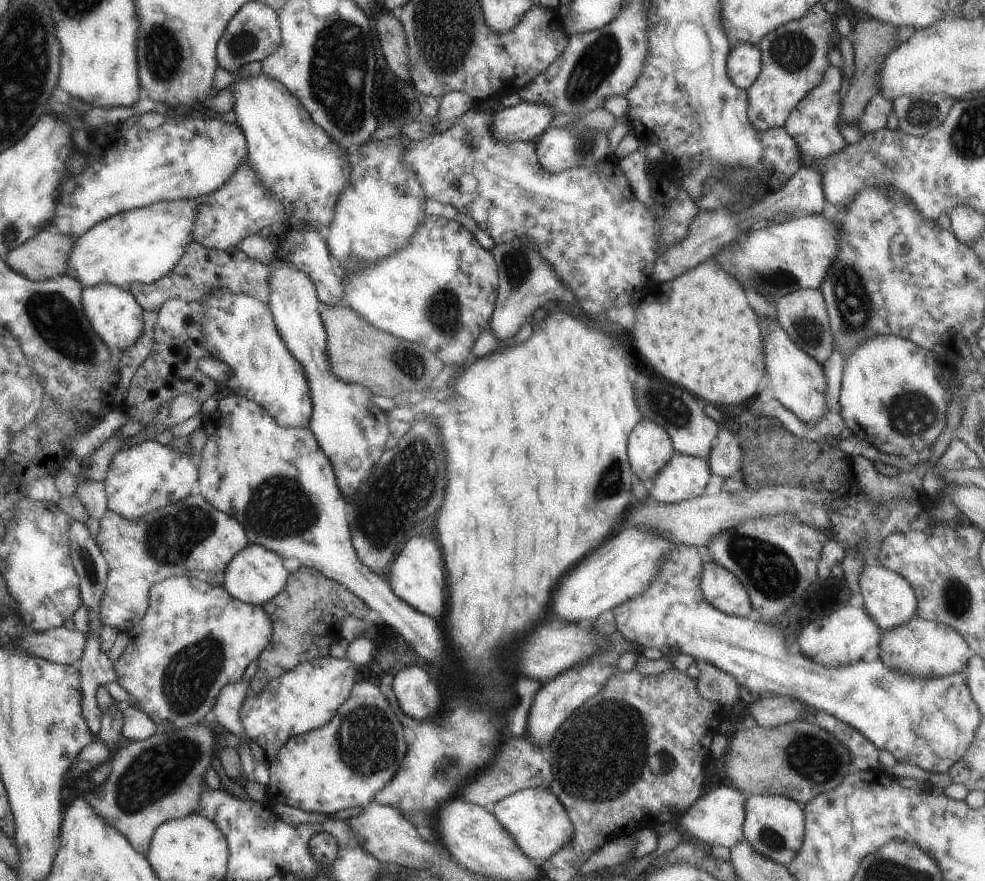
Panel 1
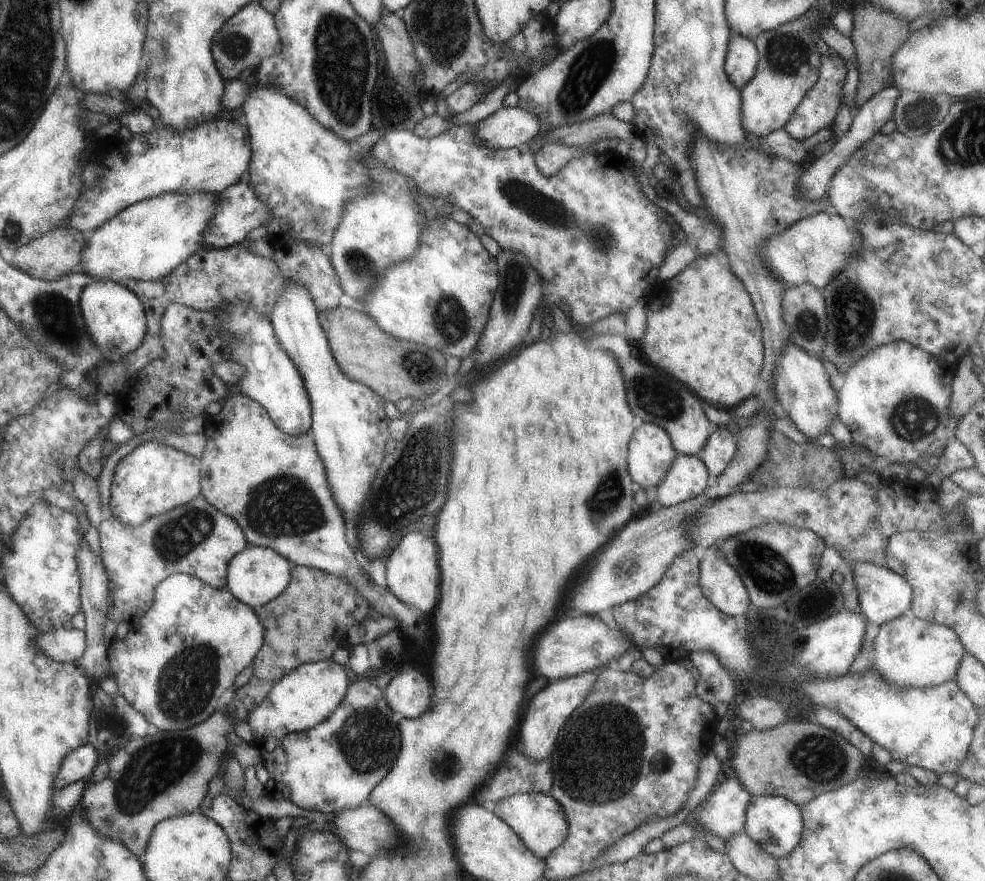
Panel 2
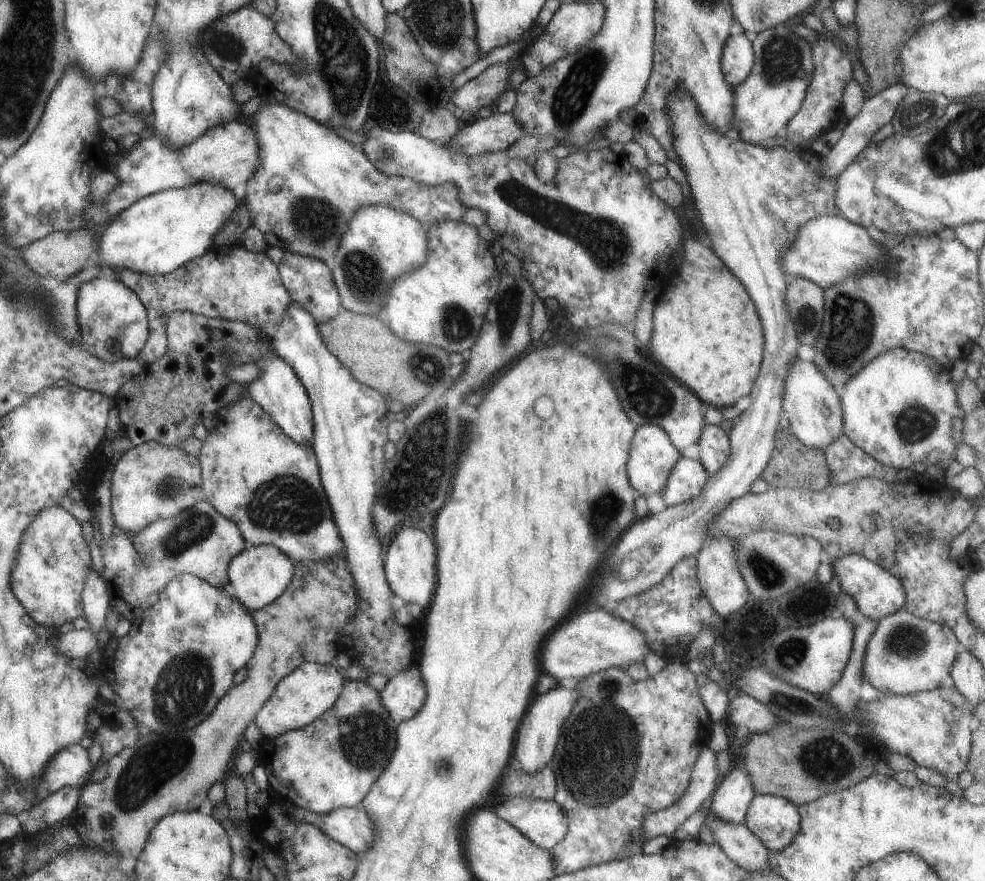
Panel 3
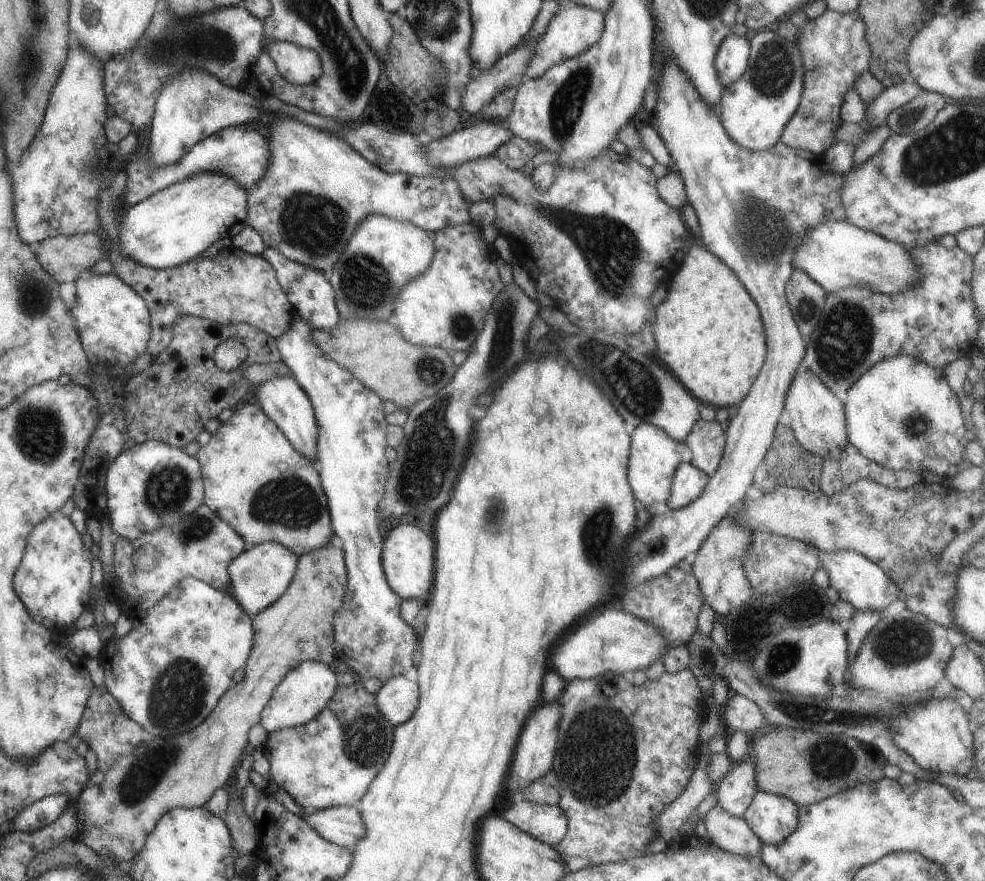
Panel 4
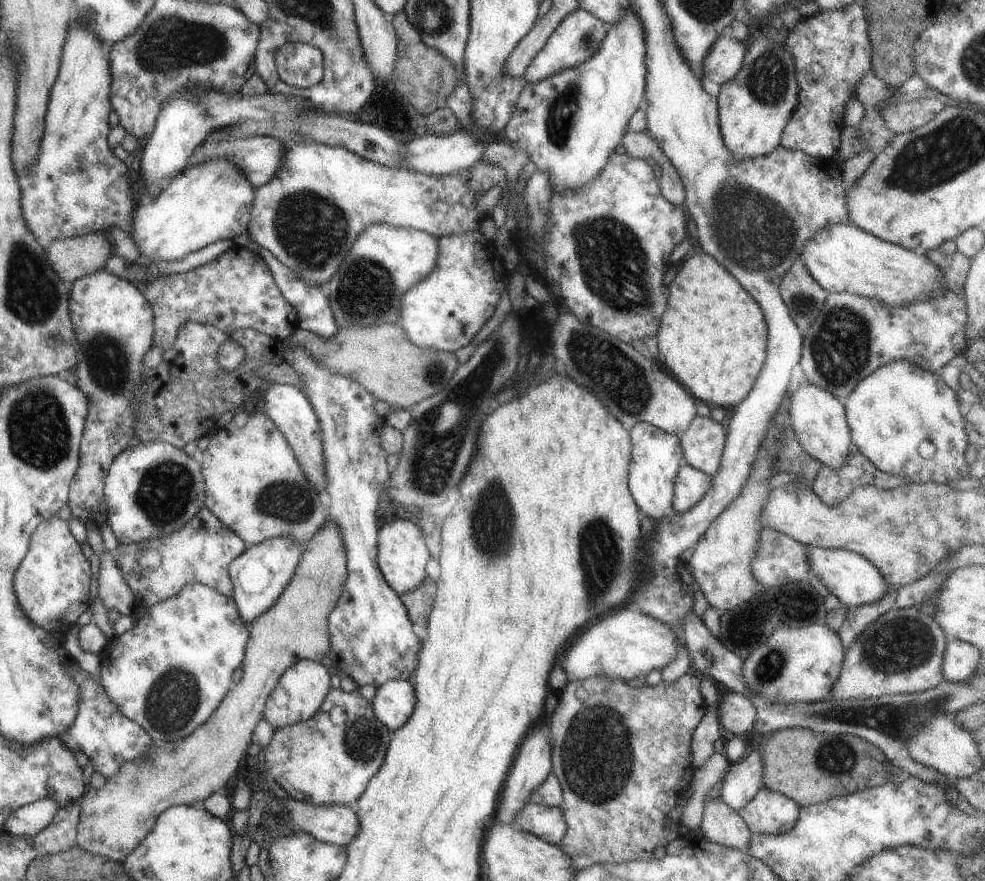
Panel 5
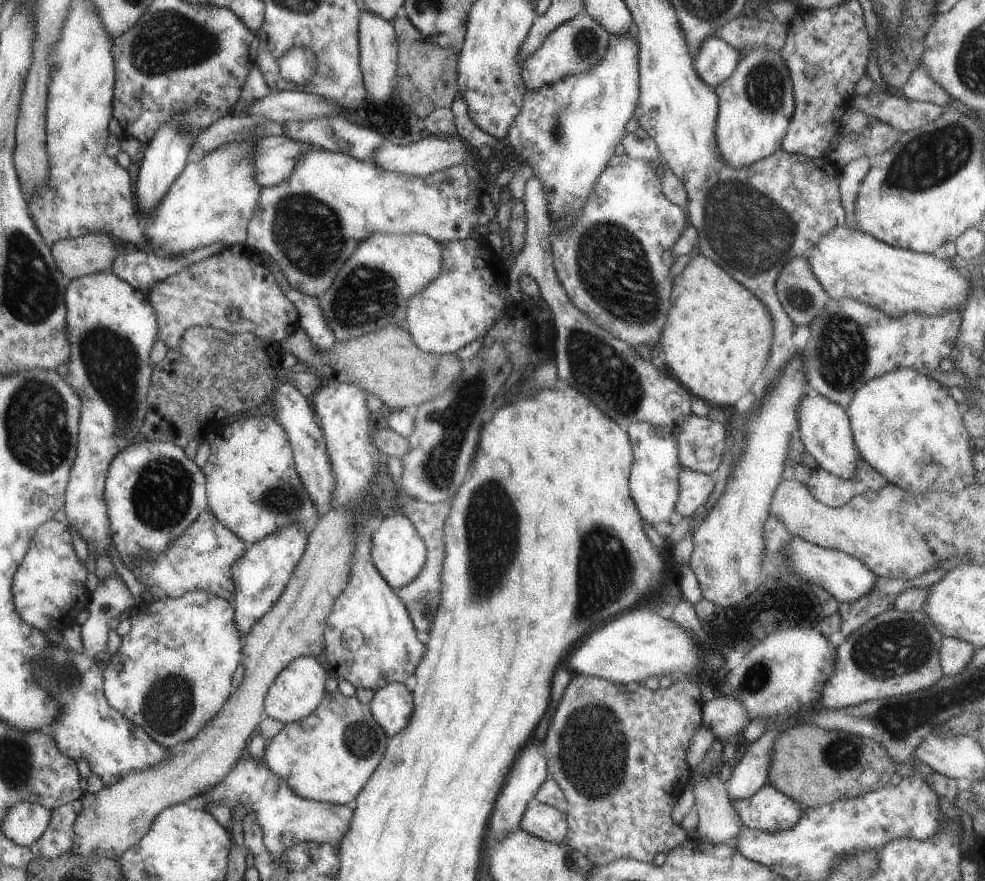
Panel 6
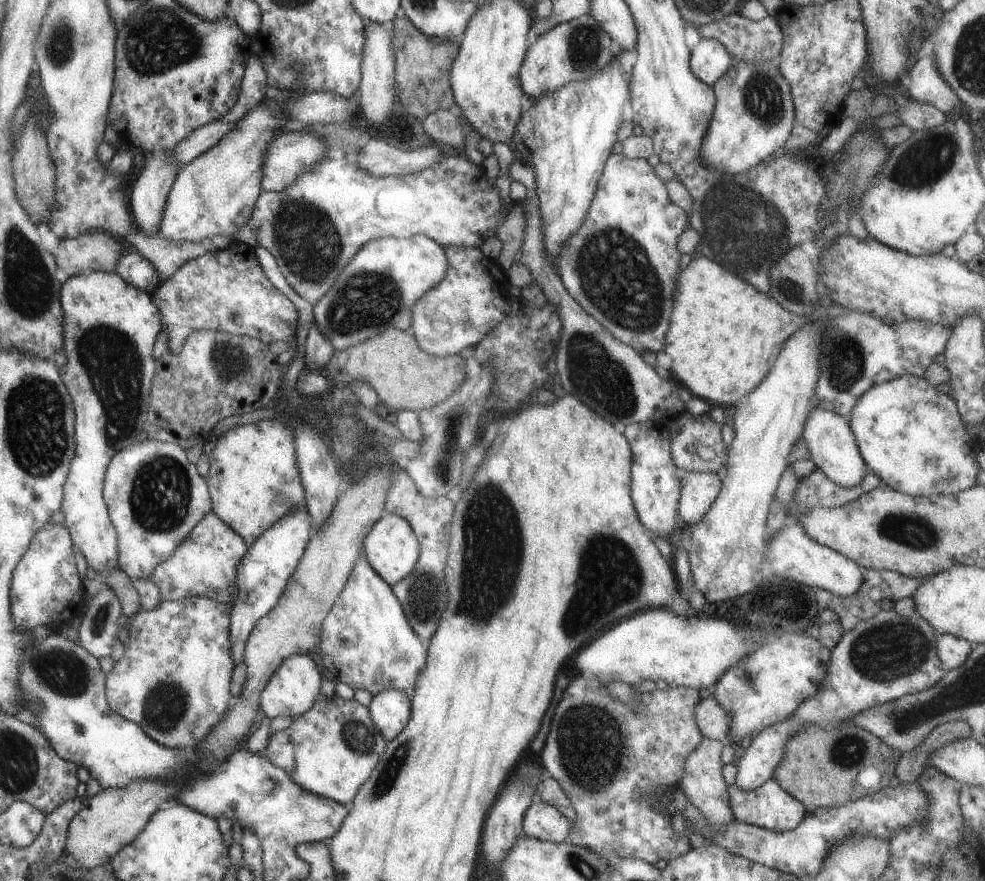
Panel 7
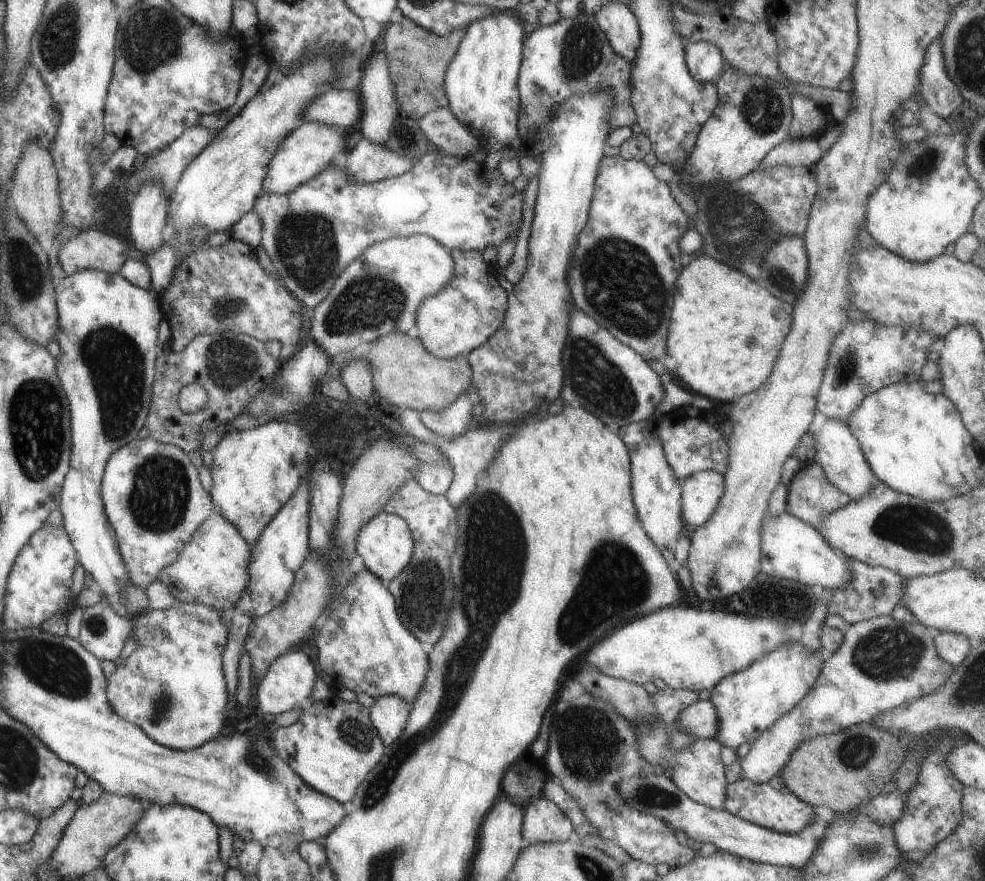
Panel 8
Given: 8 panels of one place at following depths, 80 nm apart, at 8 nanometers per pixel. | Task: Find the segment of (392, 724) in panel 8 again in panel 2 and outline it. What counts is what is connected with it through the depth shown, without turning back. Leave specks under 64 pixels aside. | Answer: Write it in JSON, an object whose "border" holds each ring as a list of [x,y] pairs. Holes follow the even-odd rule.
{"border":[[[409,668],[390,678],[383,696],[393,713],[412,719],[430,707],[431,685],[421,672]]]}

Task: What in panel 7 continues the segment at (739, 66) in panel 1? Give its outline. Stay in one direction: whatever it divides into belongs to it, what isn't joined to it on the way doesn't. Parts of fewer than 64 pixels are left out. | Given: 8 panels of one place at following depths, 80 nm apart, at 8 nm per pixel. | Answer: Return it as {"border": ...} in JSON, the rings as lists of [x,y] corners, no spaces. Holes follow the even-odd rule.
{"border":[[[700,39],[689,51],[689,70],[706,85],[712,85],[732,62],[726,48],[713,39]]]}

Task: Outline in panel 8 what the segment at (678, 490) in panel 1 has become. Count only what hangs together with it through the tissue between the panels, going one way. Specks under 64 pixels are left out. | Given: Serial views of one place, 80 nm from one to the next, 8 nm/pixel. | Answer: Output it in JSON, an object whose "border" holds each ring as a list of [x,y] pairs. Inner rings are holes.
{"border":[[[712,470],[697,471],[680,480],[680,511],[686,527],[705,524],[723,493],[724,476]]]}

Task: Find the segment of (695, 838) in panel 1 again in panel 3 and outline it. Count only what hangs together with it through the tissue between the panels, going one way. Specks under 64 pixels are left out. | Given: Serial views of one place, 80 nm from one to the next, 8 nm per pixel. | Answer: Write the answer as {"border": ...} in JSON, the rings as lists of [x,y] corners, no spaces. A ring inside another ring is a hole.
{"border":[[[733,768],[721,782],[717,782],[715,790],[707,799],[704,814],[728,823],[742,823],[753,795],[754,790],[746,770]]]}

